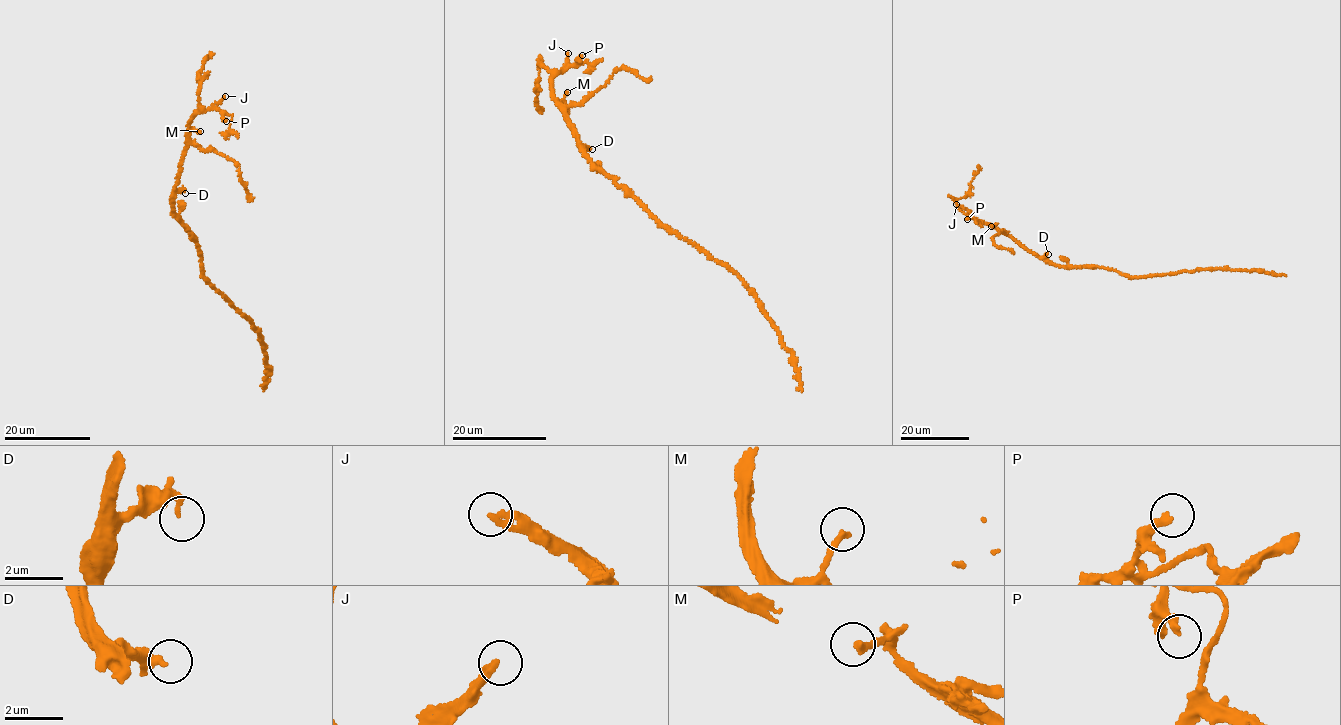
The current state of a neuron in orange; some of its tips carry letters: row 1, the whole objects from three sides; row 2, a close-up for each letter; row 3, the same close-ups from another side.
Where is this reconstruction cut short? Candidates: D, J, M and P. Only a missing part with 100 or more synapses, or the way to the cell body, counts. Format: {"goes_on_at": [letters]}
{"goes_on_at": ["J"]}

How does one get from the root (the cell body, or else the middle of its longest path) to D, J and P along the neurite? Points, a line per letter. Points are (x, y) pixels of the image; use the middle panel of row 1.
D: (629, 193), (592, 163), (584, 147), (592, 149)
J: (629, 193), (586, 155), (576, 130), (570, 123), (566, 106), (555, 100), (552, 77), (566, 64), (568, 53)
P: (629, 193), (586, 155), (576, 130), (570, 123), (566, 106), (555, 100), (552, 78), (582, 55)

